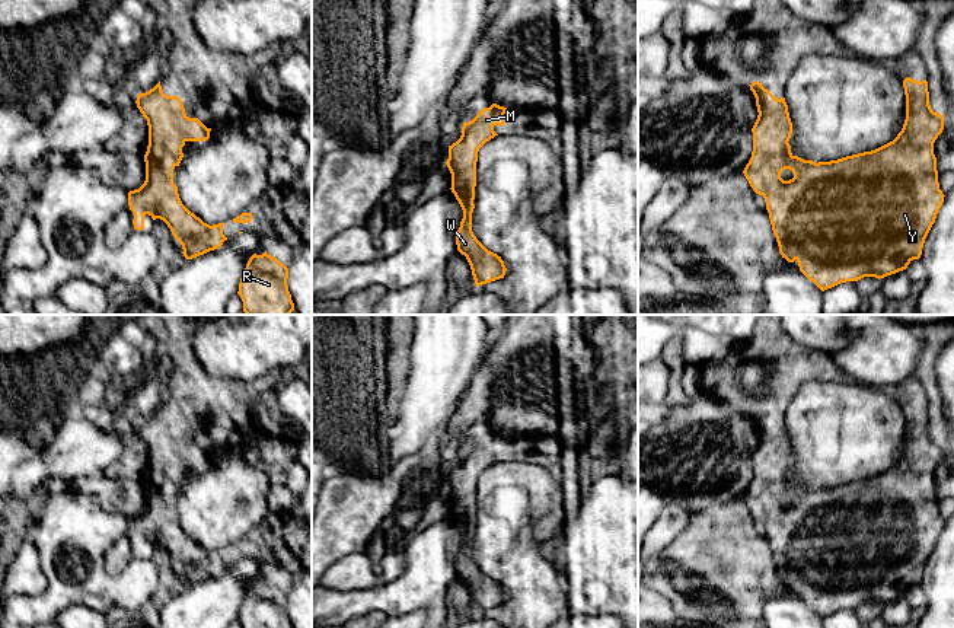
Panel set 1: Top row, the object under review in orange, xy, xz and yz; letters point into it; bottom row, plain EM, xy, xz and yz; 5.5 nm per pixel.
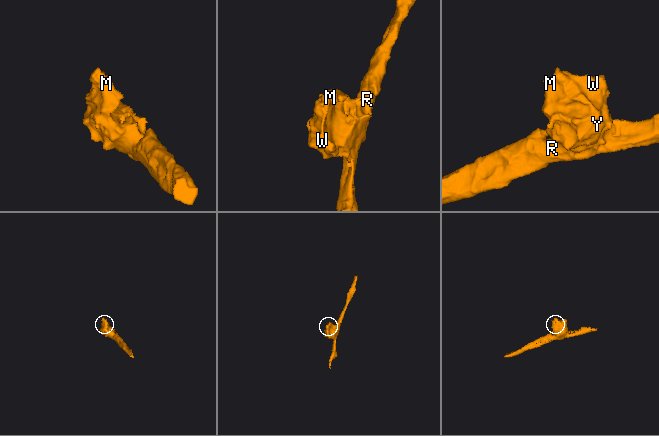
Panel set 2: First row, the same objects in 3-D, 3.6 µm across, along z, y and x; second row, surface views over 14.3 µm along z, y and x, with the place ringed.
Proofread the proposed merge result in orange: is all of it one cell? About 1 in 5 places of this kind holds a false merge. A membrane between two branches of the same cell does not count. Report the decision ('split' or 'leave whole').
leave whole

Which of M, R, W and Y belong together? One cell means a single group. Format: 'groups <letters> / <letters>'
groups M R W Y

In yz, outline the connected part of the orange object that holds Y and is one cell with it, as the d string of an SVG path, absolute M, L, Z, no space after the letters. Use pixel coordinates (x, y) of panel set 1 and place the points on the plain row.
M903 407L906 446L893 468L819 490L791 479L792 449L785 424L775 424L759 408L749 412L759 441L752 455L752 484L743 500L753 517L765 525L782 584L797 587L800 597L821 618L864 603L880 606L919 586L945 523L934 481L944 441L929 431L928 408Z

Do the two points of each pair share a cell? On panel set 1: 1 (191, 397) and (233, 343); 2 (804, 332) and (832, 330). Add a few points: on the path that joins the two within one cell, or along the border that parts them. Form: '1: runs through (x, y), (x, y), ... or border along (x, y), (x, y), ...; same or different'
1: border along (192, 343), (197, 360), (211, 375), (242, 382); different
2: runs through (811, 330), (825, 330); same

